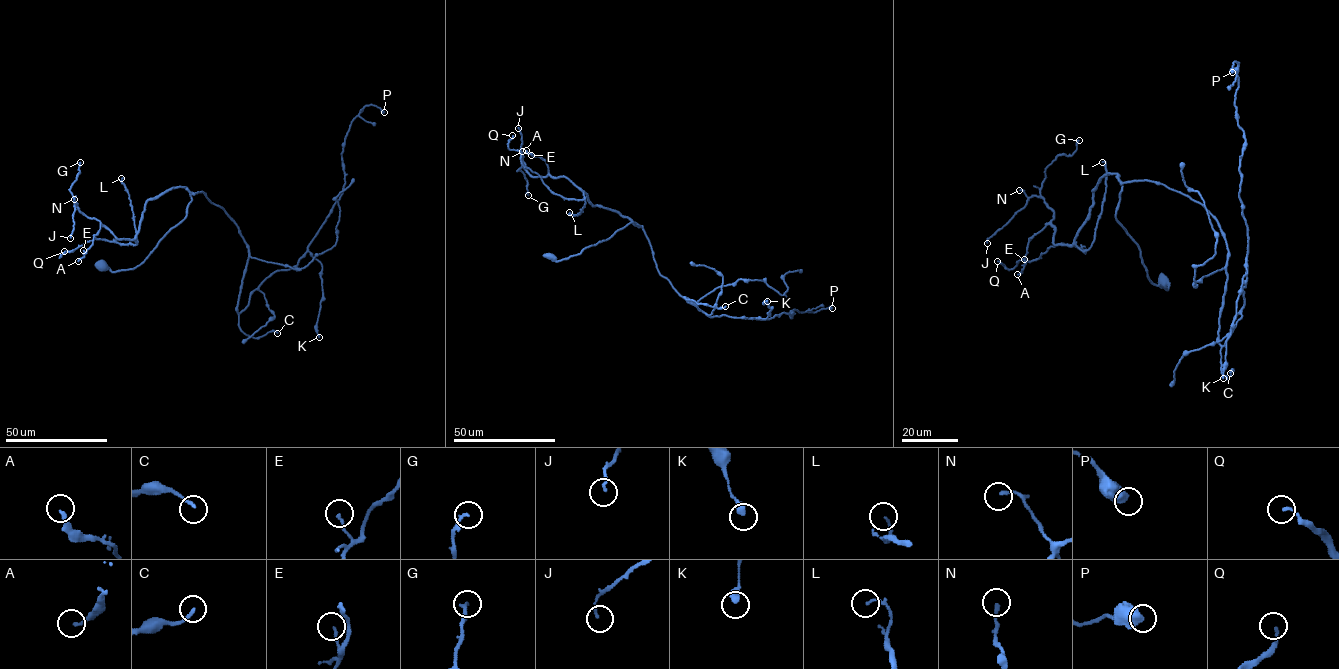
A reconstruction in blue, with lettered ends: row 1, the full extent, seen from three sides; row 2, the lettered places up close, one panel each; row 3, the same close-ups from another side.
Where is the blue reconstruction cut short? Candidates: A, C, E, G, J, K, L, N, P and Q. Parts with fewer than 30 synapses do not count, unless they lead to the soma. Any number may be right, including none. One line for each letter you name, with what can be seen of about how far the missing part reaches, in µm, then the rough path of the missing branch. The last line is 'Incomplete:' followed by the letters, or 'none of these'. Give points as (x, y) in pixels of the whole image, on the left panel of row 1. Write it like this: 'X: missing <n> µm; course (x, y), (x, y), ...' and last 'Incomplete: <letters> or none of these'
C: missing 45 µm; course (277, 333), (276, 366), (257, 382), (256, 396)
Incomplete: C

